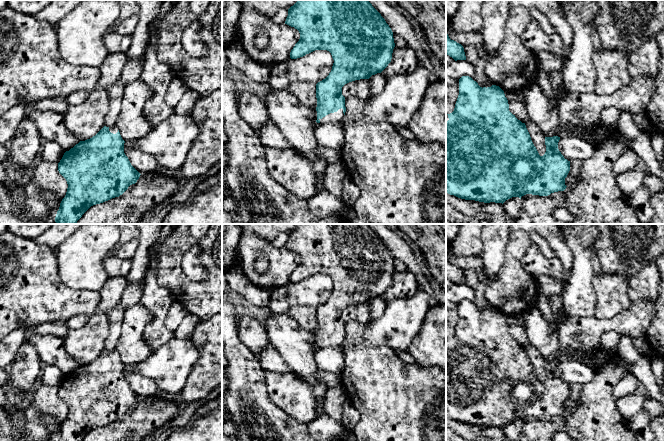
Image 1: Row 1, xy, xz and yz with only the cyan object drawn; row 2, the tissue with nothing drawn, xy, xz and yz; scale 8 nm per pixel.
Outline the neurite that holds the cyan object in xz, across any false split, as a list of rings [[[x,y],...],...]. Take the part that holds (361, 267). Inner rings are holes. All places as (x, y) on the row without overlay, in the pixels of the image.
[[[298,224],[288,233],[285,248],[294,251],[300,257],[299,265],[290,276],[291,283],[303,281],[315,274],[327,274],[331,277],[334,284],[332,294],[325,303],[316,308],[316,346],[329,348],[342,346],[346,336],[342,311],[355,304],[369,303],[388,290],[395,271],[391,252],[368,224]]]

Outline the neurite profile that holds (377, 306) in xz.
[[[377,297],[372,299],[368,305],[370,307],[370,318],[375,320],[384,314],[387,303],[381,297]]]

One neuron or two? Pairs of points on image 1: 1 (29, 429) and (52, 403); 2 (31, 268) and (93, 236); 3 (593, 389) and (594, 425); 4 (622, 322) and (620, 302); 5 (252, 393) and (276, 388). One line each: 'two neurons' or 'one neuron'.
1: one neuron
2: two neurons
3: one neuron
4: two neurons
5: two neurons

